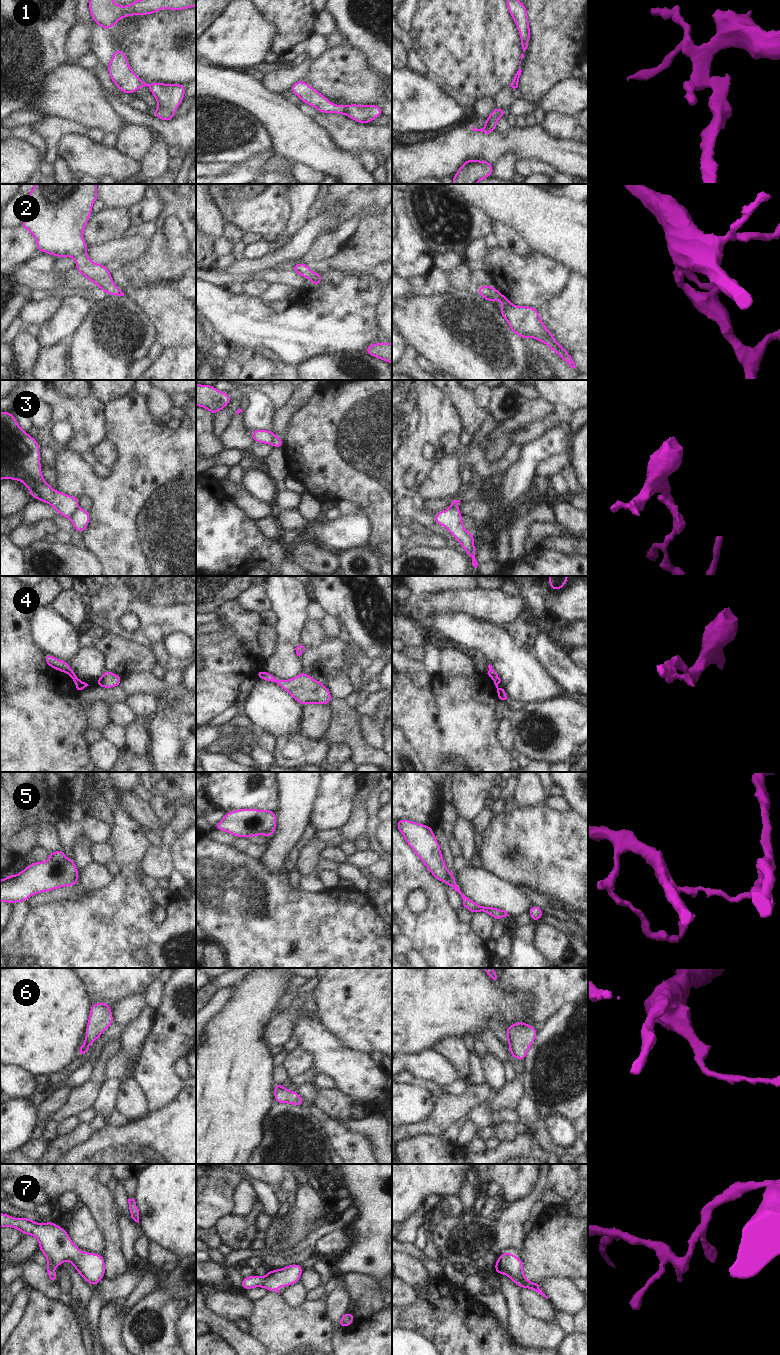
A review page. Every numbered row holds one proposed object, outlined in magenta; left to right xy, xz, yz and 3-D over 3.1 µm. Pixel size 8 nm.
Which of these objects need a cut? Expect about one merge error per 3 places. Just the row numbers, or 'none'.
1, 3, 5, 6

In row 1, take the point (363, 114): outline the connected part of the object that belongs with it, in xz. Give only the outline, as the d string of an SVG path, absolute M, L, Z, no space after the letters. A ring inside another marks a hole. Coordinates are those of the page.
M344 105L345 115L352 120L368 124L370 121L380 117L382 114L381 105Z

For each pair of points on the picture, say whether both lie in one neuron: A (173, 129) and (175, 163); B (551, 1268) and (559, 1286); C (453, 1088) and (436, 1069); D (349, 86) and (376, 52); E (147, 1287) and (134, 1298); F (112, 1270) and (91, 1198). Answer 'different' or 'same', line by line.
A: different
B: different
C: different
D: different
E: same
F: same

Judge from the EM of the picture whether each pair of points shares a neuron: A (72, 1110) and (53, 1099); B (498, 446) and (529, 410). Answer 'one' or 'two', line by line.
A: two
B: one

